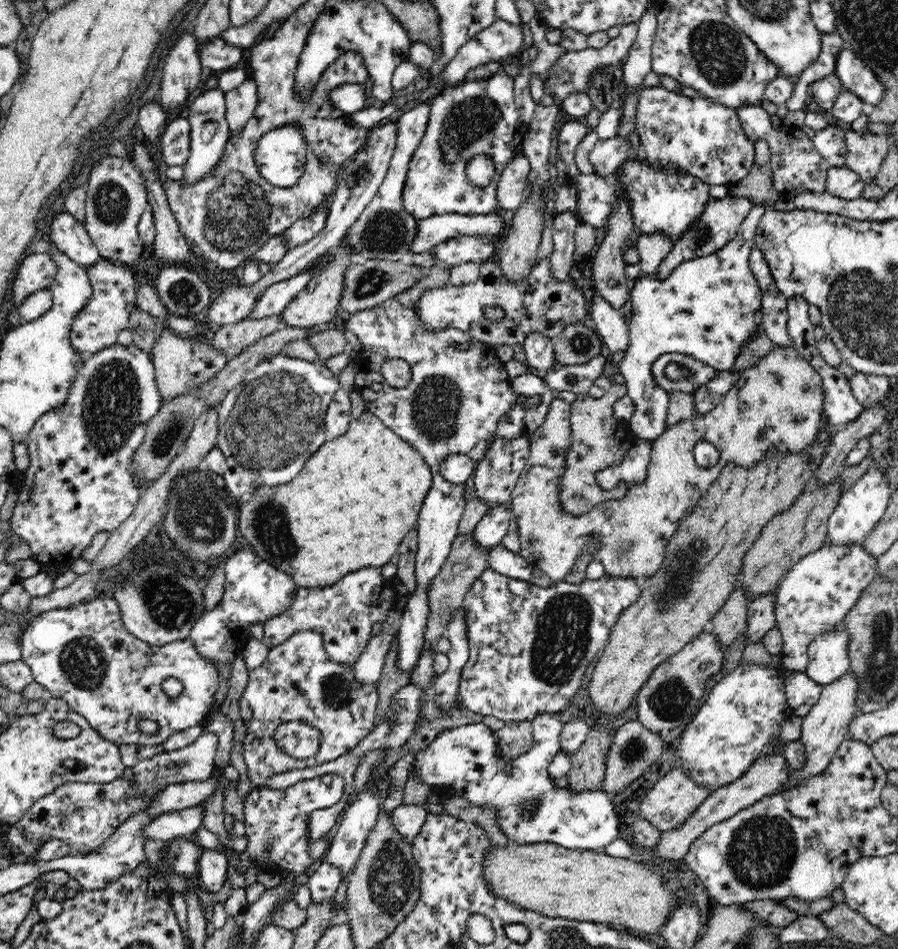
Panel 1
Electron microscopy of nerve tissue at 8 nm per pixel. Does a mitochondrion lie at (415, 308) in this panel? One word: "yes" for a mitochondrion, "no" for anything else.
no

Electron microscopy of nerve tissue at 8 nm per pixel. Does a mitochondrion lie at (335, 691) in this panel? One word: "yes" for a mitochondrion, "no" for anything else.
yes

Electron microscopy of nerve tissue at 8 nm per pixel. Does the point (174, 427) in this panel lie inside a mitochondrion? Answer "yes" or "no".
yes

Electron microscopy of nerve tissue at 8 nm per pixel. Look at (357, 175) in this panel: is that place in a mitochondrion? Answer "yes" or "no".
no

